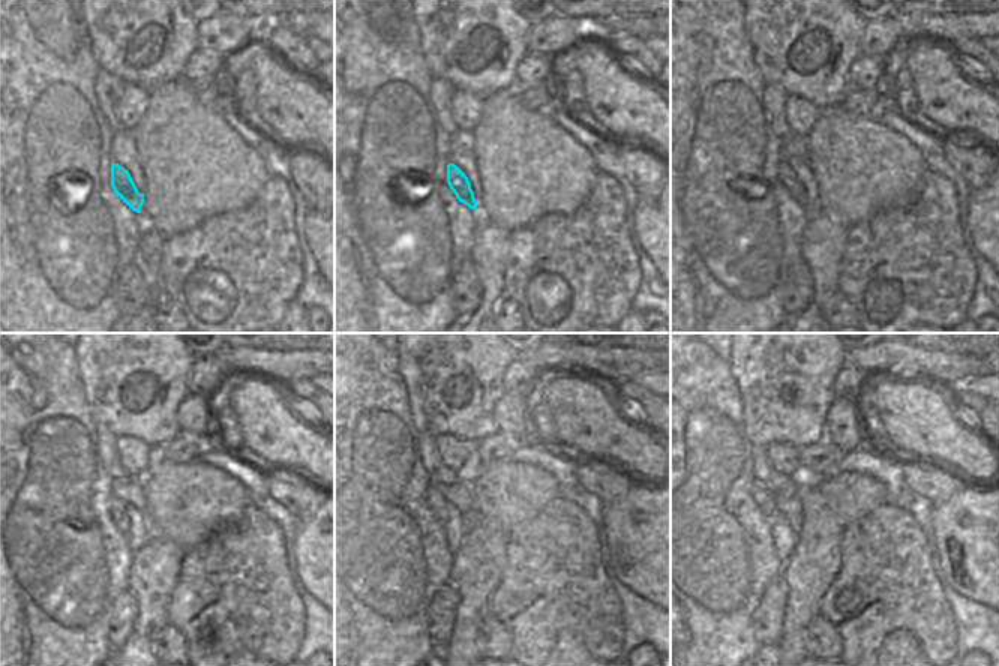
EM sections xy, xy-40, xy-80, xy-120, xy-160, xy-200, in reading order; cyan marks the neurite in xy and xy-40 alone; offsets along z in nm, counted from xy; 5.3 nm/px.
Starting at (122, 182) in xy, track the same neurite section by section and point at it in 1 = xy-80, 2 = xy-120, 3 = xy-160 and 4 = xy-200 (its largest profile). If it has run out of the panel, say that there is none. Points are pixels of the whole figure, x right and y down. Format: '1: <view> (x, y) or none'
1: xy-80 (788, 176)
2: xy-120 (116, 507)
3: xy-160 (438, 506)
4: xy-200 (761, 497)

